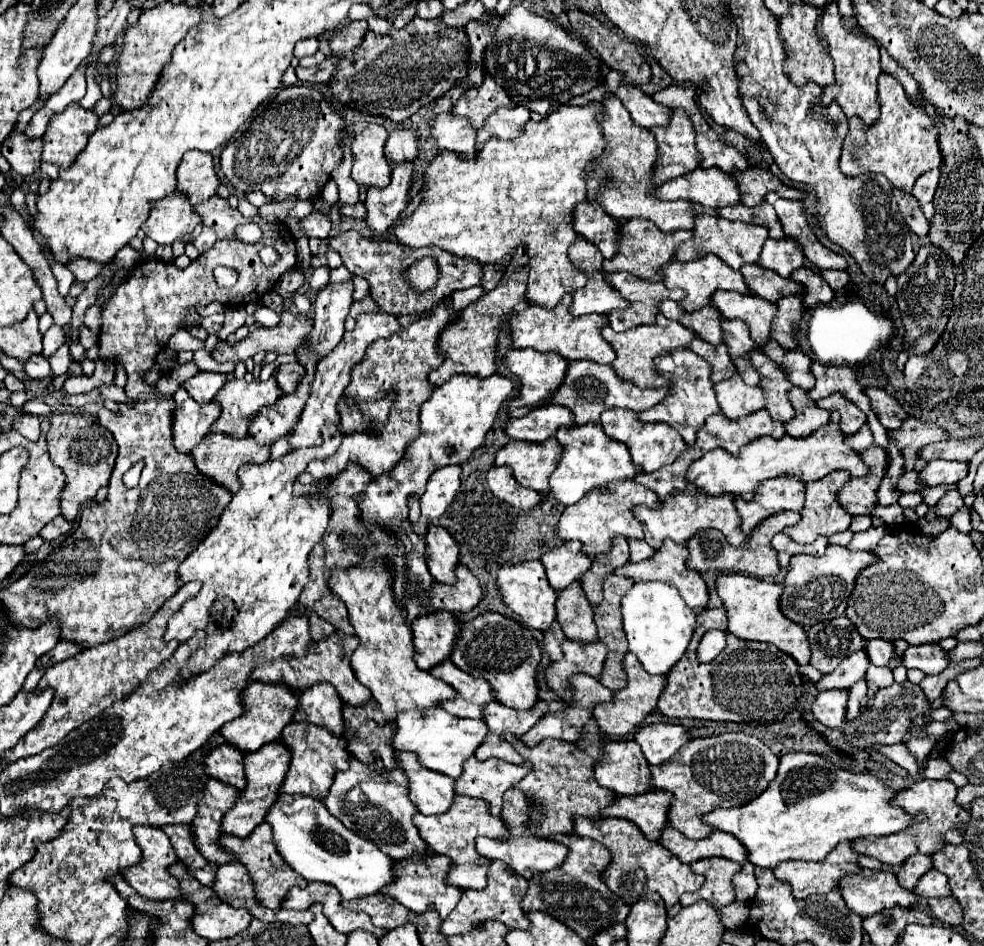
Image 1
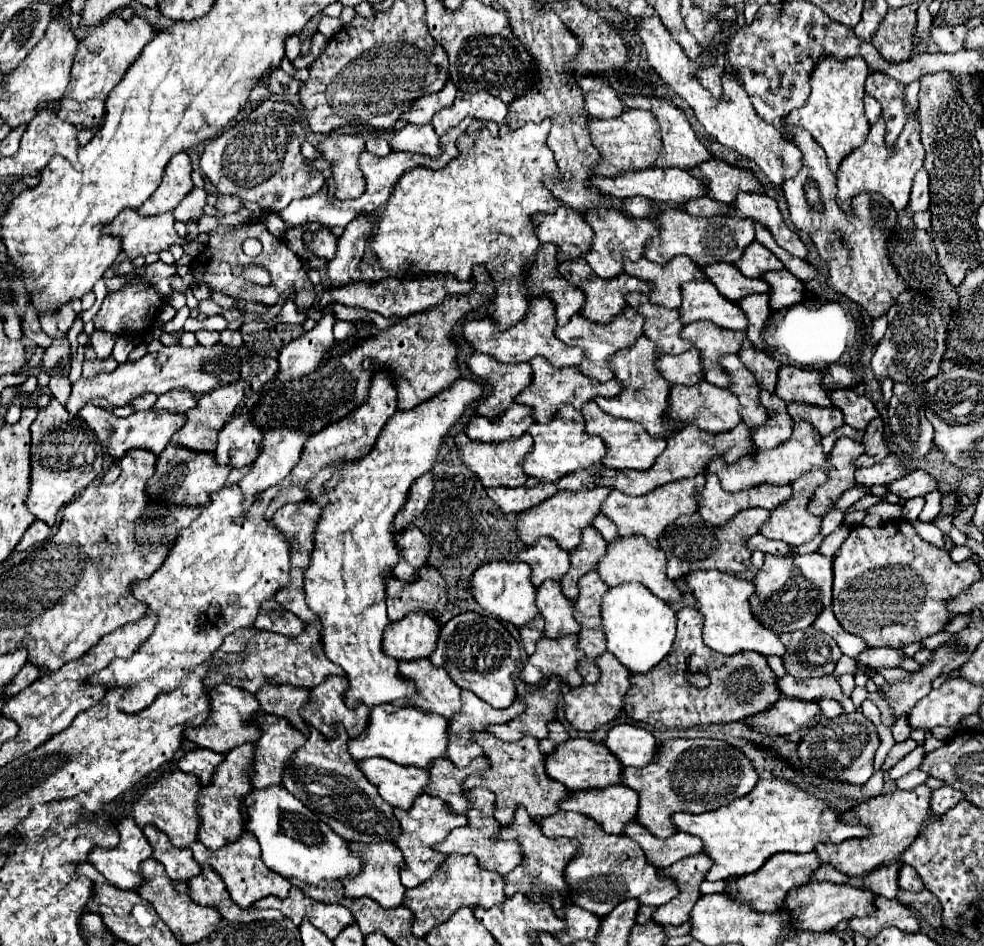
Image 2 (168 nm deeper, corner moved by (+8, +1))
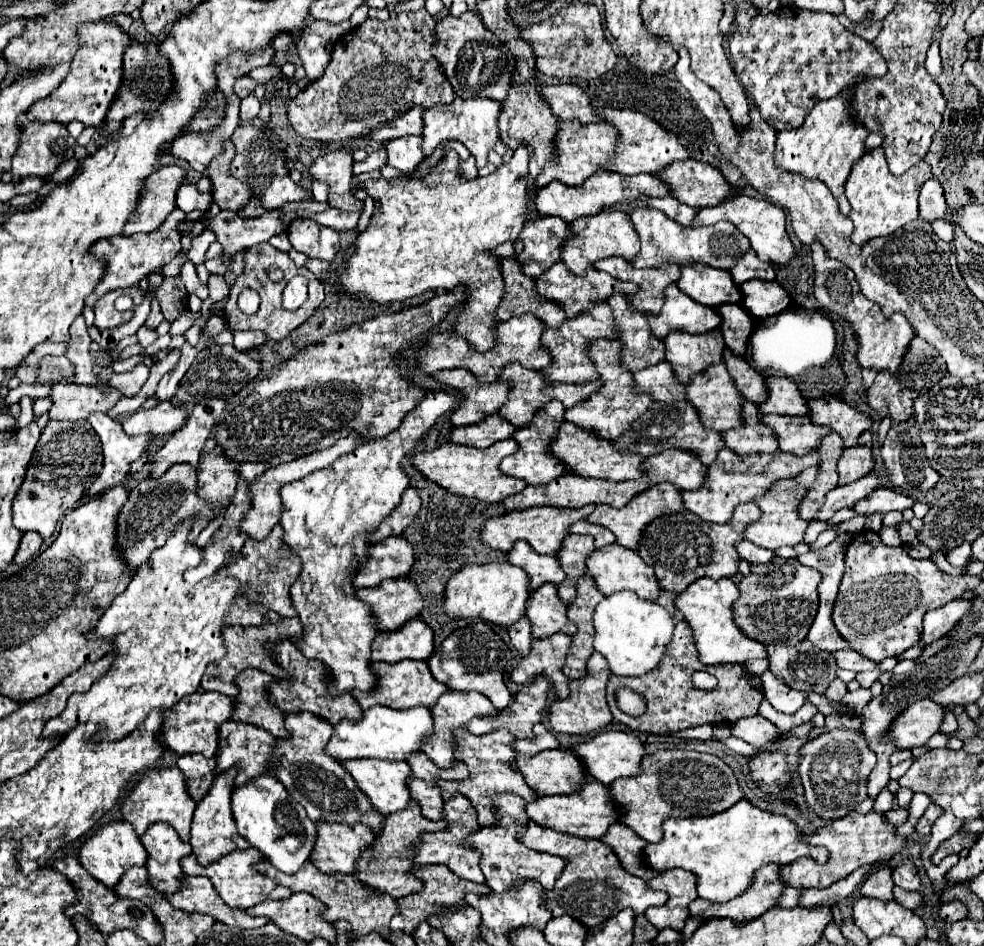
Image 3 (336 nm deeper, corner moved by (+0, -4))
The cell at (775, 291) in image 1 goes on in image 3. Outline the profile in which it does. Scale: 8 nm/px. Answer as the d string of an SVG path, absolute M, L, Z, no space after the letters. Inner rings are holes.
M682 266L678 286L686 294L690 294L690 298L696 298L696 302L714 308L722 304L736 304L744 298L730 272L712 270L712 266Z

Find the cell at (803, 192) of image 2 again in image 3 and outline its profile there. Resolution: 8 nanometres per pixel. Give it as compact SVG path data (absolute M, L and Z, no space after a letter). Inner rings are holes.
M816 240L812 246L812 258L814 258L814 294L816 300L822 304L822 310L840 314L844 320L854 324L854 330L858 334L860 340L860 350L858 350L858 362L860 366L872 366L876 370L890 370L896 372L896 368L900 366L900 360L906 352L906 346L912 338L912 326L906 320L906 316L902 312L894 312L890 318L884 316L880 304L868 300L860 288L858 282L854 280L854 272L844 266L840 260L832 260L826 256L824 246L820 246L820 242Z

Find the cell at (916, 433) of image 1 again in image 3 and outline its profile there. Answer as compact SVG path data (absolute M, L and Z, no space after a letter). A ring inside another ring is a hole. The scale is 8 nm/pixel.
M866 430L856 446L848 448L846 454L842 454L840 462L838 462L838 474L840 474L840 486L842 484L850 484L862 476L866 476L868 472L872 472L874 468L874 458L872 458L872 432Z

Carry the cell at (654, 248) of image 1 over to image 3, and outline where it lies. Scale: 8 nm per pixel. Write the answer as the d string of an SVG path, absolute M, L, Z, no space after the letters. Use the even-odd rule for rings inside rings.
M602 210L600 214L578 218L572 222L572 228L574 228L574 238L570 238L562 250L562 262L568 266L568 270L572 270L572 274L578 276L586 274L586 270L594 268L594 264L602 258L622 256L628 262L634 262L636 254L640 254L638 232L632 226L630 216L622 210Z

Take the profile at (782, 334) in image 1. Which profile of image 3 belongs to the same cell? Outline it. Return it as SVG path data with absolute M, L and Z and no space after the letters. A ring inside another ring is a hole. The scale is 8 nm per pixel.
M728 304L716 308L720 316L724 316L724 326L720 326L726 346L738 354L744 356L748 352L748 340L754 332L754 318L742 304Z

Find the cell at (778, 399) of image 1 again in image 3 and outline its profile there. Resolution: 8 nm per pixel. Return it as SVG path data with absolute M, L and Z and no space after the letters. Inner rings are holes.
M724 364L712 366L712 370L708 370L708 374L698 374L696 378L692 378L692 382L686 386L686 392L688 392L686 400L696 406L702 422L708 428L726 432L732 428L740 428L740 424L744 424L744 416L742 416L744 396L736 390L736 384Z

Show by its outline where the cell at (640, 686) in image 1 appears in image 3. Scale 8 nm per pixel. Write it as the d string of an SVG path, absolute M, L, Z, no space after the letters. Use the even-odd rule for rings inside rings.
M594 652L588 660L588 676L582 680L570 682L570 696L564 700L558 700L550 706L550 726L554 732L564 734L590 734L594 730L600 730L612 722L612 712L606 702L606 686L612 672L608 670L608 662L602 654Z

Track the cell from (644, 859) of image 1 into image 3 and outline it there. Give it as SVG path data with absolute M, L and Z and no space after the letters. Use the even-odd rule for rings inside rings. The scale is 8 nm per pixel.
M536 822L528 824L526 836L522 836L520 840L532 850L558 854L568 860L560 880L550 892L548 908L552 910L552 916L568 914L584 922L584 926L594 928L596 924L602 924L608 916L616 916L626 906L630 906L634 914L644 914L650 906L664 906L668 902L668 894L652 890L642 878L628 874L618 862L618 856L614 854L614 850L606 846L602 840L562 834L554 828L540 826Z

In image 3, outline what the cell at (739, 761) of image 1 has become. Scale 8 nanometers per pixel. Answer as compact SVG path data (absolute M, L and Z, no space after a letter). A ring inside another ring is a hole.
M656 750L644 756L642 774L632 778L618 778L610 784L612 798L626 808L624 824L650 844L664 836L662 824L668 818L712 816L728 810L744 798L734 770L718 756L696 750Z

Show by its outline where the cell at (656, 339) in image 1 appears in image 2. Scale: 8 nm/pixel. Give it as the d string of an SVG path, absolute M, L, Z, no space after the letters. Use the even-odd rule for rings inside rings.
M628 307L624 313L620 313L620 317L616 317L616 321L612 321L608 325L596 325L596 323L588 321L586 317L582 317L580 313L576 313L564 327L556 327L554 333L562 343L566 343L570 347L578 345L584 349L584 361L580 361L580 365L578 365L578 369L584 375L594 377L598 381L610 381L610 379L614 379L614 373L610 371L610 365L606 359L610 355L614 355L616 351L630 347L642 335L642 325L644 325L644 317L640 317L636 311L632 311L632 307Z

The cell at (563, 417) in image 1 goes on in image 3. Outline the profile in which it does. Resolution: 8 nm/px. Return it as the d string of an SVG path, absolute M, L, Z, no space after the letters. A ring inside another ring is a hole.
M492 414L484 422L454 428L450 442L474 446L474 448L488 448L494 442L510 438L516 430L518 430L518 426L504 420L500 414Z

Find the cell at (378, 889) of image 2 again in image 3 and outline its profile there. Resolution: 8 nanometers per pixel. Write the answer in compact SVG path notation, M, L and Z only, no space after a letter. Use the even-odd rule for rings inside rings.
M316 824L320 830L320 846L312 852L312 864L316 864L326 874L350 874L356 876L356 862L362 856L364 848L370 850L376 844L376 836L368 826L324 826Z

